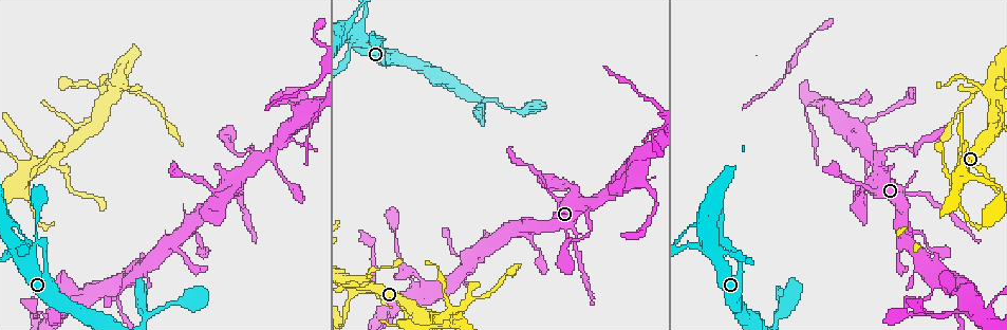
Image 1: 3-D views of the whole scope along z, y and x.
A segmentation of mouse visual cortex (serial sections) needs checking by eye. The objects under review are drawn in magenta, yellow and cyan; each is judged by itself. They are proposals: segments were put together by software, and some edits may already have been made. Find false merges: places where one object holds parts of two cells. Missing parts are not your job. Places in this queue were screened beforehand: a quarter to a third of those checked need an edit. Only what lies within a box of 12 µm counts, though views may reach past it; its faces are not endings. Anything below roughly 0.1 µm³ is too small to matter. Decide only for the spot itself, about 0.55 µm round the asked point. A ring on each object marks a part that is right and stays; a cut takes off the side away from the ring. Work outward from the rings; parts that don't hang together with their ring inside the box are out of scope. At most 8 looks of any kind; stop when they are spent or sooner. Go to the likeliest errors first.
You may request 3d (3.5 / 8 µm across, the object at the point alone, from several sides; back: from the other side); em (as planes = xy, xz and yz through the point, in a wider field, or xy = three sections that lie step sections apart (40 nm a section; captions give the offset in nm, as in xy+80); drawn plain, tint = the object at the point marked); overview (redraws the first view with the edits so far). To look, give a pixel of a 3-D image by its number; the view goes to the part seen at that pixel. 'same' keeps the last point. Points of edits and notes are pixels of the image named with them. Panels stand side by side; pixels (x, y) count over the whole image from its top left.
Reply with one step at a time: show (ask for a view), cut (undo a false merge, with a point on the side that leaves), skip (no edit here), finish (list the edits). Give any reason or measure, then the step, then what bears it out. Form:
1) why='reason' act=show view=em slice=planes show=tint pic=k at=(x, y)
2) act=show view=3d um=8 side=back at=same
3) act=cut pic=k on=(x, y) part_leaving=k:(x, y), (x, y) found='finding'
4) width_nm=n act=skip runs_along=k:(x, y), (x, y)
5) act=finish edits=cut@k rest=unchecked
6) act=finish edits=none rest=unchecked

why='abrupt turn' act=show view=3d um=3.5 pic=1 at=(969, 175)

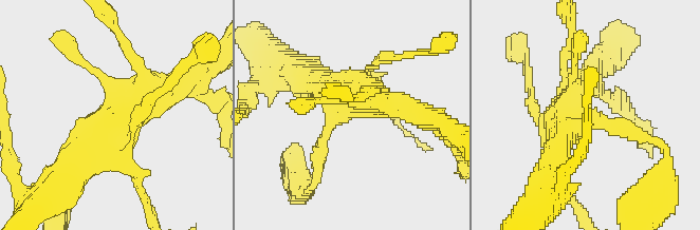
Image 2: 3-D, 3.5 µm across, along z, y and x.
act=show view=em slice=xy step=3 show=tint pic=2 at=(337, 112)

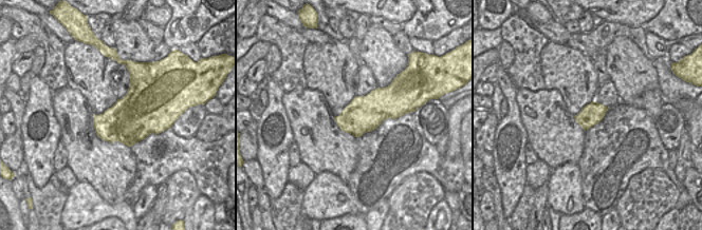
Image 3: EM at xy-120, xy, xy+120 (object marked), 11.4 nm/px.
act=cut pic=2 on=(390, 55) part_leaving=2:(112, 149), (134, 171), (150, 216) found='two cells meet here'

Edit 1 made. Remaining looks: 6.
why='branch point' act=show view=3d um=3.5 pic=1 at=(302, 128)

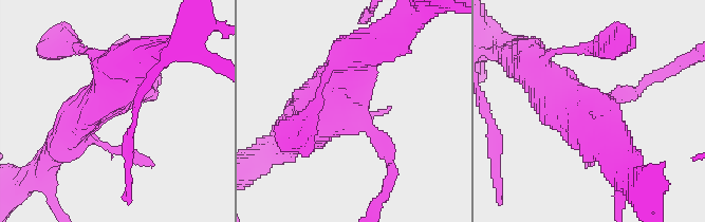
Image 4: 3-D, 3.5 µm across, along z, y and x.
act=skip runs_along=4:(620, 160), (594, 111), (537, 75) found='one cell here'

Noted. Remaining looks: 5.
why='small branch off a trunk' act=show view=em slice=planes show=tint pic=1 at=(393, 312)

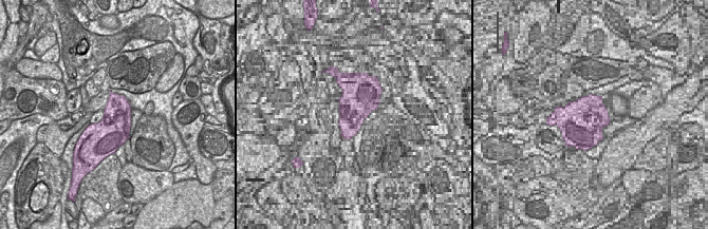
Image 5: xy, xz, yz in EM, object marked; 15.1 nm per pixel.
why='see where the arms go' act=show view=3d um=3.5 at=same

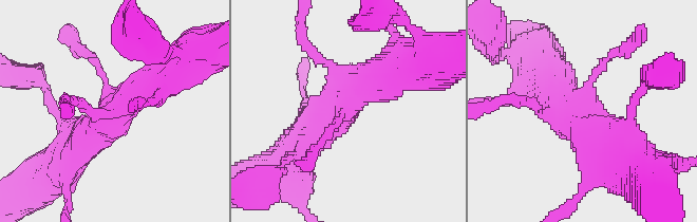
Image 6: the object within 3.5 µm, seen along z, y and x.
act=skip found='one cell here'

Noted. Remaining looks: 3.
act=finish edits=cut@2 rest=unchecked

